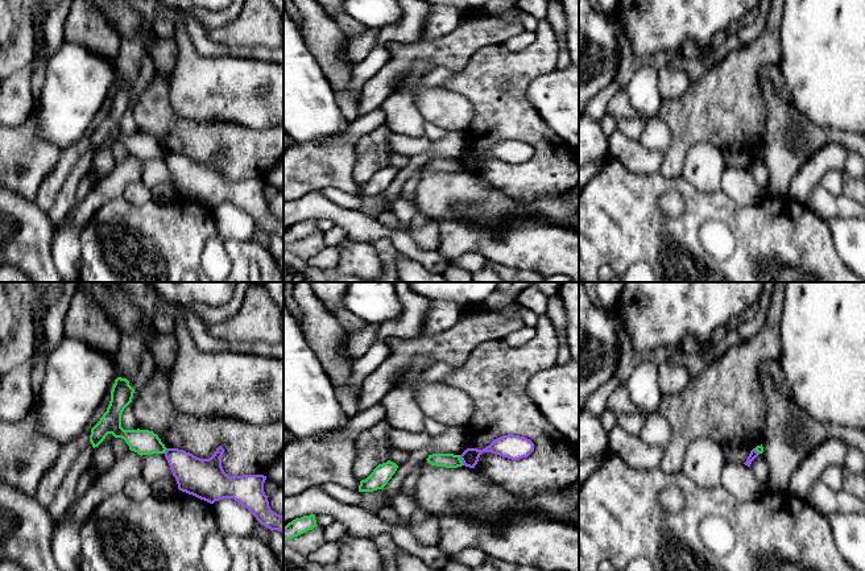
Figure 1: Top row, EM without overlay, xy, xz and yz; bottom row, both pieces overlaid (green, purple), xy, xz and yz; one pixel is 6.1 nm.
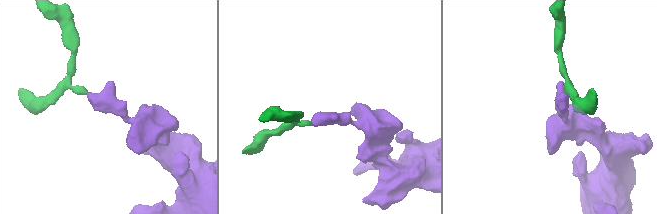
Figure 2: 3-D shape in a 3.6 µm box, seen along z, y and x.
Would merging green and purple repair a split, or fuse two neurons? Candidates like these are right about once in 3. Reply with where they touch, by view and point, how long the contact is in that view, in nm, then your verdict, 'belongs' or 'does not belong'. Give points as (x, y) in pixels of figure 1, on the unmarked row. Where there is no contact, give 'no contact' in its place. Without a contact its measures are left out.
contact xz (460, 165); length 70 nm; does not belong

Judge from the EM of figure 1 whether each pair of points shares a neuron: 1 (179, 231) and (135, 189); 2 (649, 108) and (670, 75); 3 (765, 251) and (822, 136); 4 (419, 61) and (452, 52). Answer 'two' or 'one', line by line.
1: two
2: two
3: two
4: one

